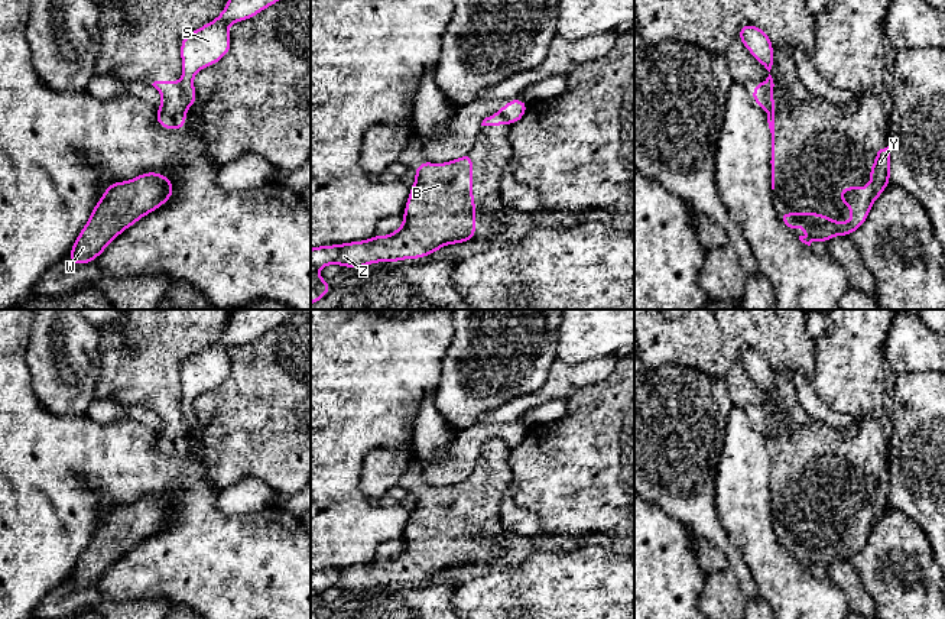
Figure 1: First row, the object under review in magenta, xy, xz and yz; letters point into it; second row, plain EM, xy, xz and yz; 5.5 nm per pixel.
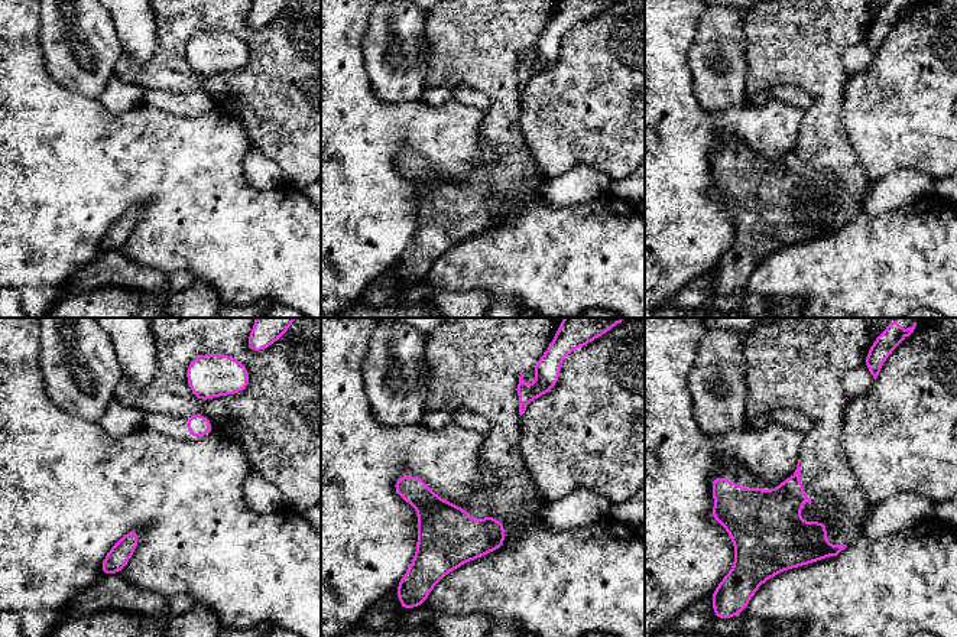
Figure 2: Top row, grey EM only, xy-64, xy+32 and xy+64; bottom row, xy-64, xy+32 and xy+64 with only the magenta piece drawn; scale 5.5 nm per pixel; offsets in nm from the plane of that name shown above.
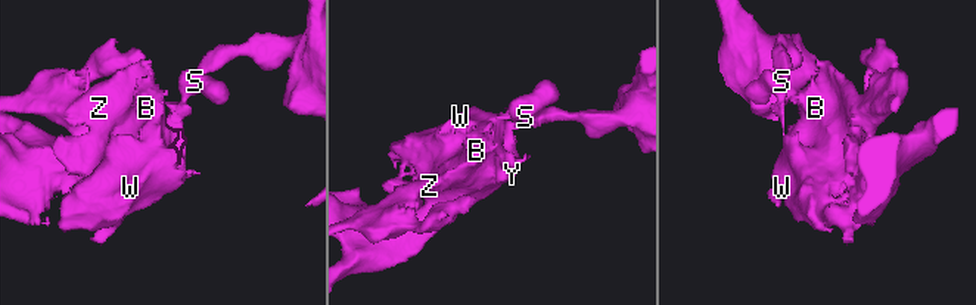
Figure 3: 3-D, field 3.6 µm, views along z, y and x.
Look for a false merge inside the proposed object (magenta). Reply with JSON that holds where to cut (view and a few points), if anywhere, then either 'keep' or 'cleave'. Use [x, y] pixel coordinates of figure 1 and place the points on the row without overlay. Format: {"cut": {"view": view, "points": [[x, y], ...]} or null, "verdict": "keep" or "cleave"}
{"cut": {"view": "xy", "points": [[179, 405], [185, 436]]}, "verdict": "cleave"}

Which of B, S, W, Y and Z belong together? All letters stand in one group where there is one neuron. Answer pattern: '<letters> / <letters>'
B W Y Z / S

